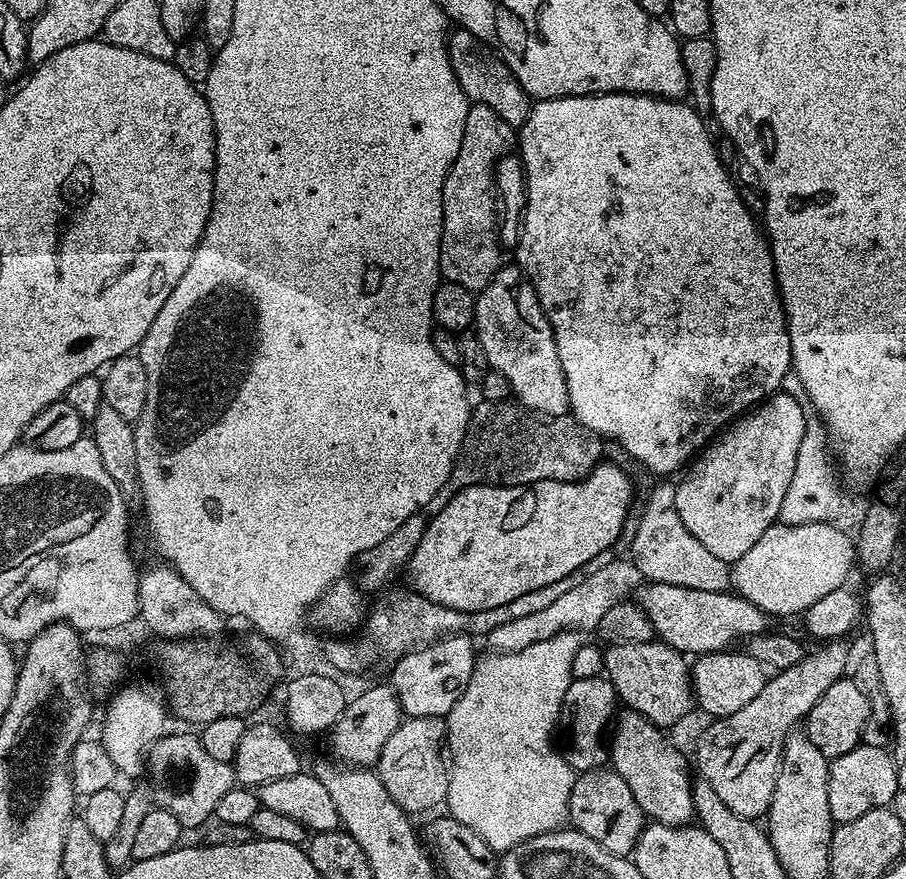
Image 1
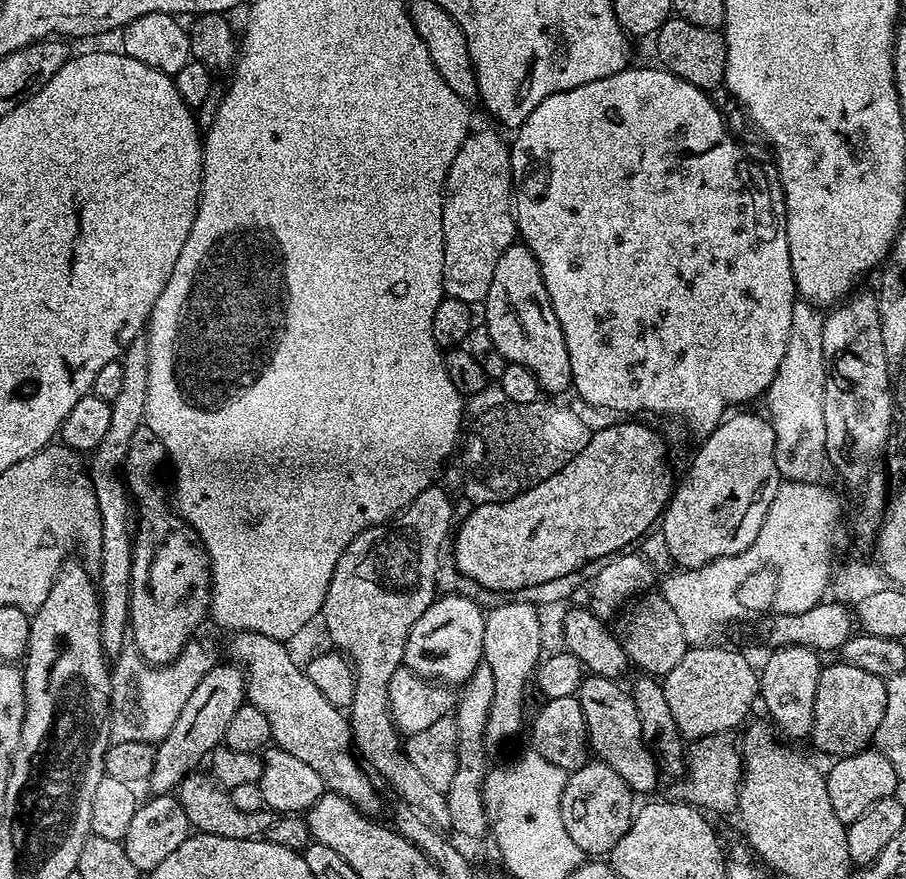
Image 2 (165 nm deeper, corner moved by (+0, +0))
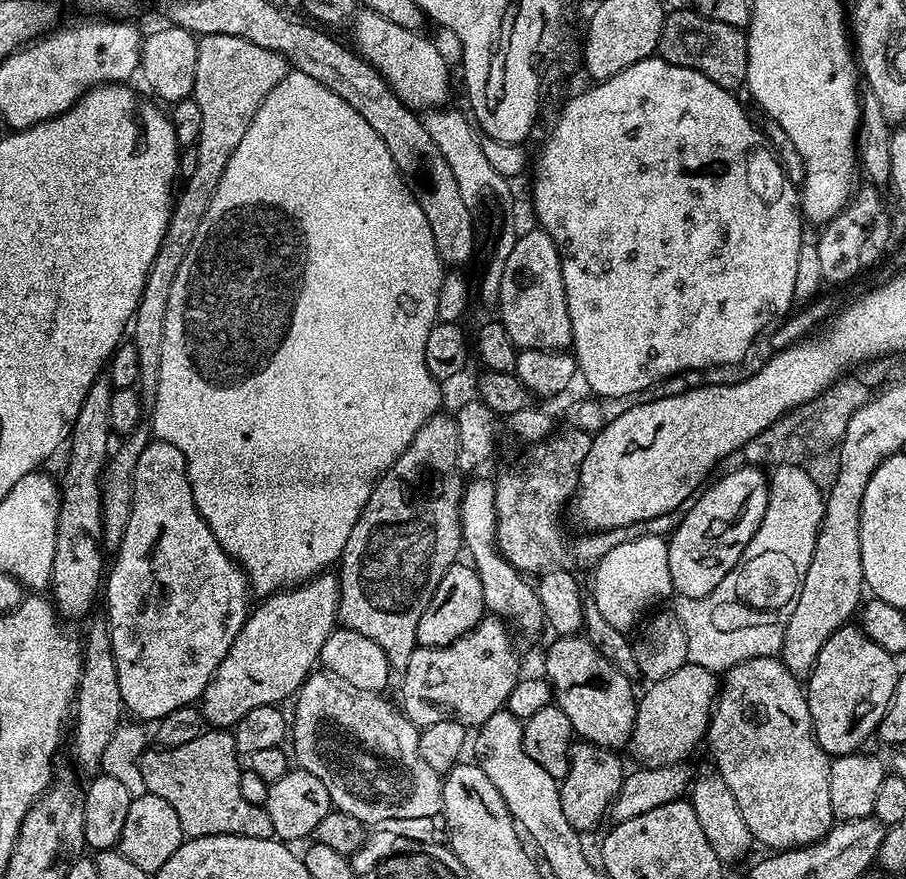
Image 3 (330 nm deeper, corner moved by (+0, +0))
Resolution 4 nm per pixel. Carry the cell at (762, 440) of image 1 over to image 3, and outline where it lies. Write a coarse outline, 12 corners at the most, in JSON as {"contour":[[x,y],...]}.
{"contour":[[769,477],[713,479],[668,540],[680,596],[710,594],[740,563]]}

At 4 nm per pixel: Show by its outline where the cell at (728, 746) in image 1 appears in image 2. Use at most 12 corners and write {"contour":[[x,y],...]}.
{"contour":[[728,734],[691,741],[675,795],[737,811],[742,752]]}

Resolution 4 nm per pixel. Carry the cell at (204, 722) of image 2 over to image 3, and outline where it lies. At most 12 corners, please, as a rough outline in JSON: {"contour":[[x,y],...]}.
{"contour":[[321,574],[248,613],[198,707],[216,730],[295,697],[337,627]]}

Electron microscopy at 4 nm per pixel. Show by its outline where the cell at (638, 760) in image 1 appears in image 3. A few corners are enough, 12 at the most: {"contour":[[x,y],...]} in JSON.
{"contour":[[583,635],[553,639],[544,671],[581,741],[620,750],[637,695]]}

